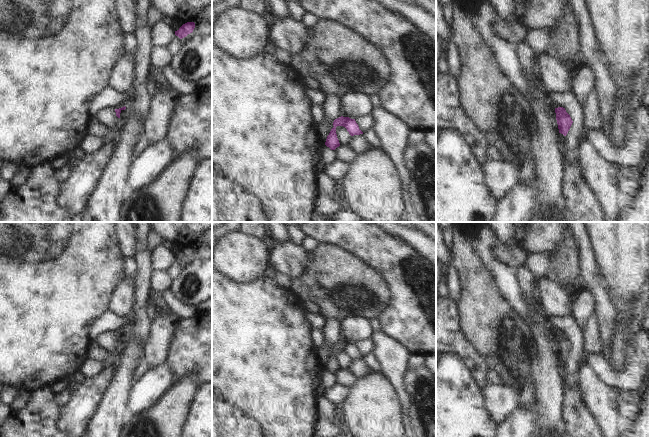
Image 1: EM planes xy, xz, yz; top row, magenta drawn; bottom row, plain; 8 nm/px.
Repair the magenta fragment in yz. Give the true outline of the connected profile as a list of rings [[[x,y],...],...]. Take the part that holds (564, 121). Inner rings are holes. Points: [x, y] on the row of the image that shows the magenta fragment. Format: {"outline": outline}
{"outline": [[[563,107],[555,108],[555,113],[559,129],[558,141],[562,146],[565,143],[565,136],[567,135],[573,121]]]}

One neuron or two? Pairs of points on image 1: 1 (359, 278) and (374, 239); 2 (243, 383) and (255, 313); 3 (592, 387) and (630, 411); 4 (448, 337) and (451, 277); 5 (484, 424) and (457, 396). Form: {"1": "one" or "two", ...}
{"1": "two", "2": "one", "3": "two", "4": "two", "5": "one"}

